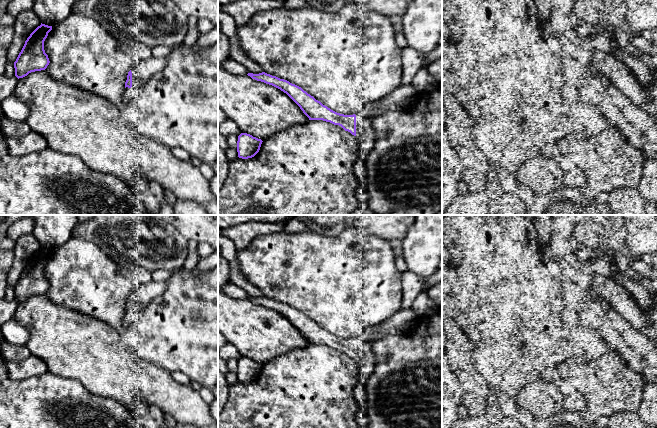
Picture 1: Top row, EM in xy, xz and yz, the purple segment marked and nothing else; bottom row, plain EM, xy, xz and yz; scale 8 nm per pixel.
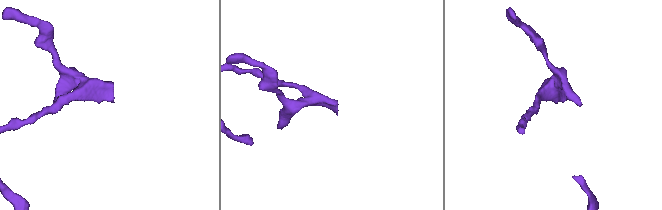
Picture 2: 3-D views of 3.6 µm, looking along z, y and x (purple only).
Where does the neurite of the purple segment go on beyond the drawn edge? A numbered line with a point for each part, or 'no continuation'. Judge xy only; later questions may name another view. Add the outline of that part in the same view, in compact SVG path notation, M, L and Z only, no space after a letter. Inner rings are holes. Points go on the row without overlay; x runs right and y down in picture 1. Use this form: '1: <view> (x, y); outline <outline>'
1: xy (142, 295); outline M150 281L148 283L134 285L131 292L132 311L125 312L122 330L128 329L134 317L146 308L153 299L160 296L165 291L166 286L166 281Z

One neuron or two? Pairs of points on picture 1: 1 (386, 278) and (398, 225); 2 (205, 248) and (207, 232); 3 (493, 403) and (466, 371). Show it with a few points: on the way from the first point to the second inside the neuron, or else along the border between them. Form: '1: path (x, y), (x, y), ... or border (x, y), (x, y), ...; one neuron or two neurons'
1: border (367, 229), (372, 234), (388, 241); two neurons
2: border (207, 242), (199, 243); two neurons
3: border (490, 389), (486, 398), (486, 412), (484, 414); two neurons

